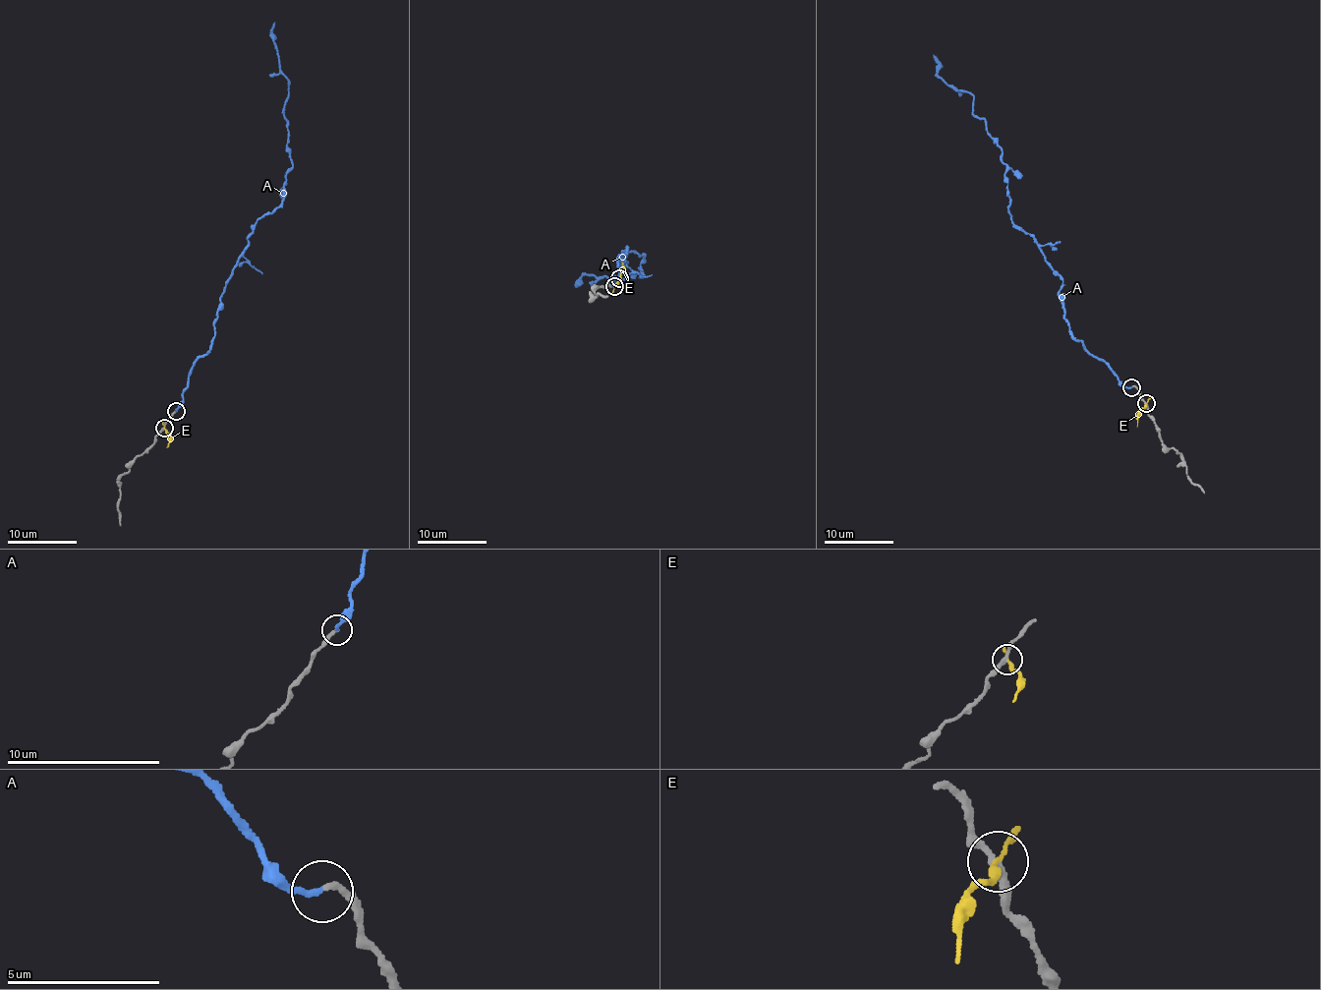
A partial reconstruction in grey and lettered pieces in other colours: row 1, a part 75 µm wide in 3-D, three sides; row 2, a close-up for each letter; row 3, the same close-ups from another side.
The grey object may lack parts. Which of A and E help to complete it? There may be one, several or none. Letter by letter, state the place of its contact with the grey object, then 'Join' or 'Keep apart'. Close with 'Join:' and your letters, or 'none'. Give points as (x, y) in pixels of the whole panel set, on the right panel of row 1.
A: Touches grey at (1131, 387). Join
E: Touches grey at (1146, 403). Keep apart
Join: A

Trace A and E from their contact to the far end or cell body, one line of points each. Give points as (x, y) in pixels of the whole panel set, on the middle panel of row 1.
A: (619, 278), (626, 248), (620, 269), (625, 252), (644, 257), (635, 277), (576, 284)
E: (614, 286), (622, 262)

